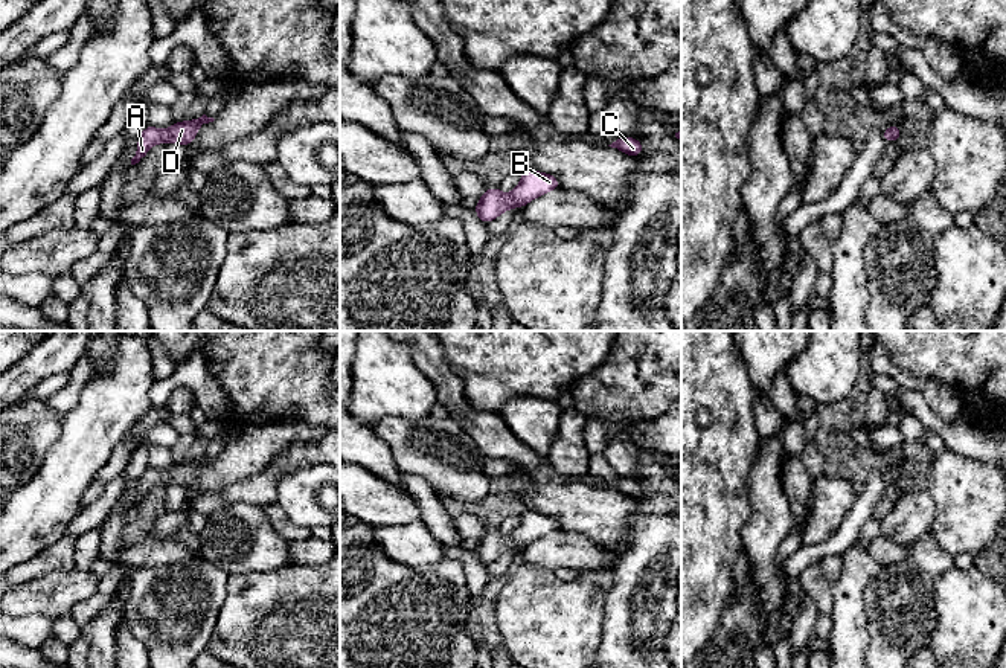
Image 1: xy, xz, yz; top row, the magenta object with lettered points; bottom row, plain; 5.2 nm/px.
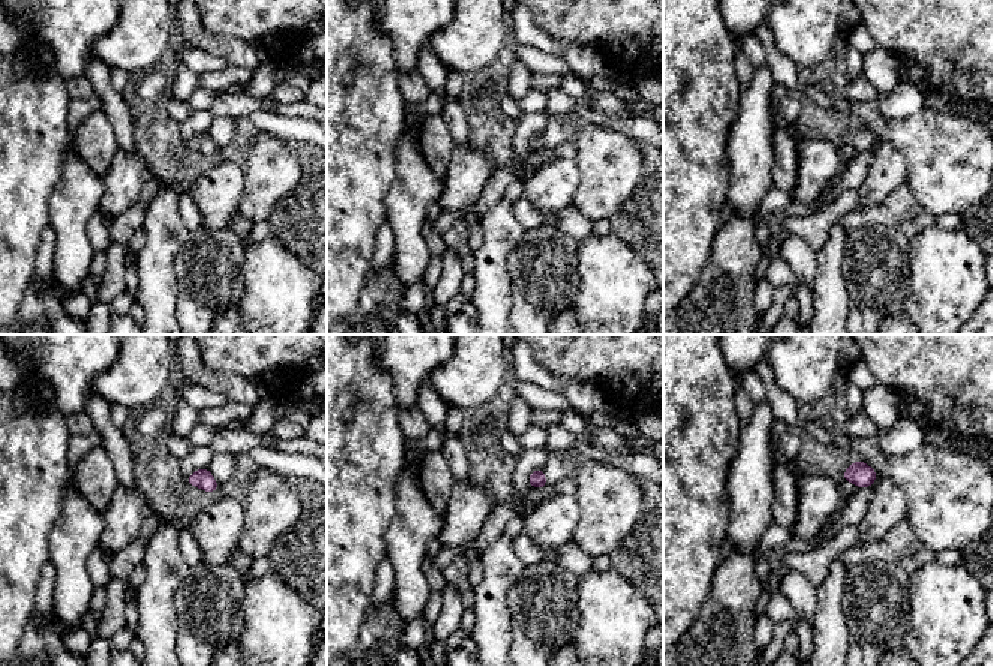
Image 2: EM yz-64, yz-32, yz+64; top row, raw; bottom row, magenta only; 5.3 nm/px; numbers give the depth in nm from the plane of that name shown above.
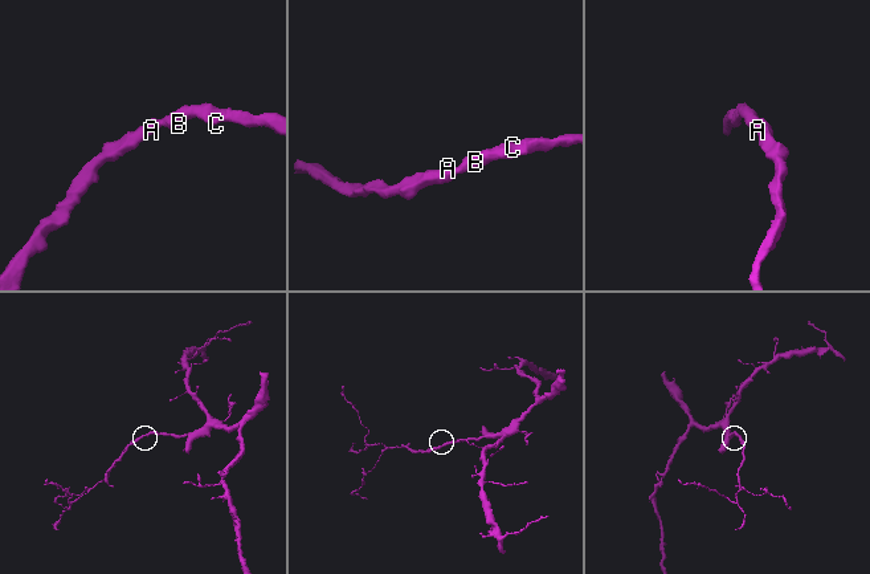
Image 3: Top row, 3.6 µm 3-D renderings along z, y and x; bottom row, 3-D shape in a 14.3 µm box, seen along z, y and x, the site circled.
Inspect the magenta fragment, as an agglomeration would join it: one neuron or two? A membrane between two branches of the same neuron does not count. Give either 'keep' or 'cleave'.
keep

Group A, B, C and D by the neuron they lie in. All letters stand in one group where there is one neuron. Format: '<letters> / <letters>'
A B C D

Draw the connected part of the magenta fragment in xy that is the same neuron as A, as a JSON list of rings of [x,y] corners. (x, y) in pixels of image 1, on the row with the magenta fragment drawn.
[[[203,114],[198,119],[174,122],[168,130],[160,130],[148,125],[142,133],[139,133],[137,153],[131,159],[131,165],[139,163],[157,143],[166,145],[168,142],[175,142],[184,146],[191,145],[195,140],[198,128],[203,124],[209,124],[213,120],[213,117],[207,117],[206,114]]]

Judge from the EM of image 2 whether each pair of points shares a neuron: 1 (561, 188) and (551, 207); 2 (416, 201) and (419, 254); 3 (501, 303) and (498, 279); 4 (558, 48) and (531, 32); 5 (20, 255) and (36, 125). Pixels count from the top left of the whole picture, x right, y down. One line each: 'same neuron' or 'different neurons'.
1: same neuron
2: same neuron
3: same neuron
4: same neuron
5: same neuron

